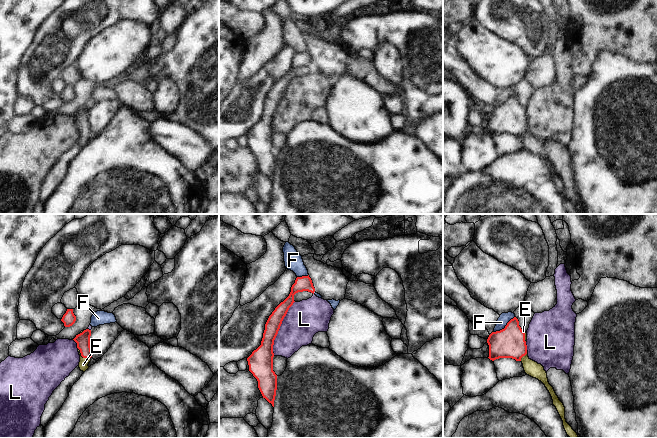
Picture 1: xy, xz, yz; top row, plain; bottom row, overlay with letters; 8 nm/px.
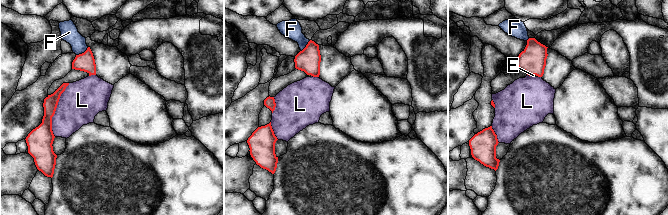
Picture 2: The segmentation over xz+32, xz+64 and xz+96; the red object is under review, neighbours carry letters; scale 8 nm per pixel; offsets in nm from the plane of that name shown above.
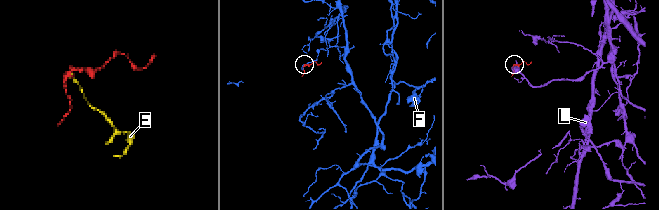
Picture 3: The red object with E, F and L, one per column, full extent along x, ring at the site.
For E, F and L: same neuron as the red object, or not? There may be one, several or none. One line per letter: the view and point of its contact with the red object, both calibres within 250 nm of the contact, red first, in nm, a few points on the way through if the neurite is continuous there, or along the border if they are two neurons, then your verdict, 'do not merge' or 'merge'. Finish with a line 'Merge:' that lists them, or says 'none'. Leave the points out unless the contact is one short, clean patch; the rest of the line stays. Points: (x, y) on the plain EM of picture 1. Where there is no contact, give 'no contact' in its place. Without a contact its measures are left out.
E: meets red in xy at (82, 132); 110 nm thick on the red side, 80 nm on the other; runs through xy (83, 115), (82, 132), (83, 140); merge
F: meets red in yz at (505, 103); 240 nm thick on the red side, 90 nm on the other; border along yz (514, 92), (503, 104), (493, 108); do not merge
L: meets red in xz at (279, 104); 150 nm thick on the red side, 300 nm on the other; do not merge
Merge: E

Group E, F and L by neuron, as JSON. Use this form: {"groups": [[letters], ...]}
{"groups": [["E"], ["F"], ["L"]]}

